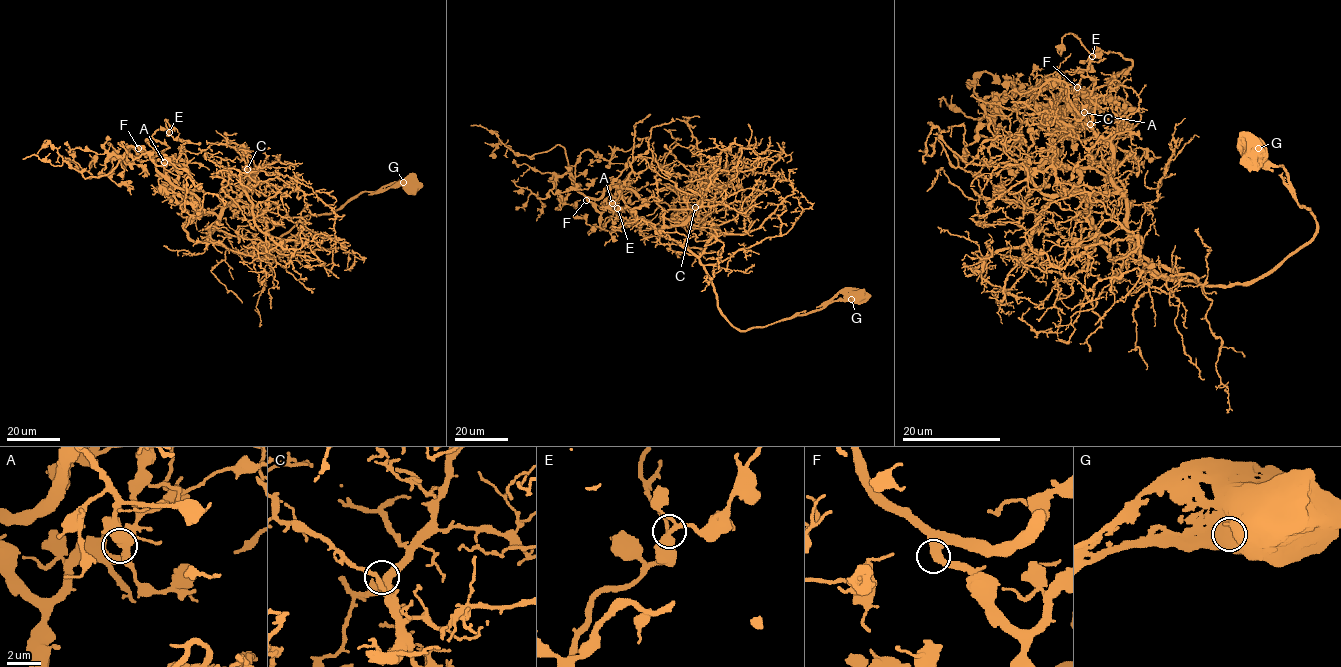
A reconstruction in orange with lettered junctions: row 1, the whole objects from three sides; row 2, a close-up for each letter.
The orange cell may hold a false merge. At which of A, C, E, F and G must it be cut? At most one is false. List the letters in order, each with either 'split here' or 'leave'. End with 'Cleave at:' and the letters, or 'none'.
A: leave
C: leave
E: leave
F: leave
G: leave
Cleave at: none

